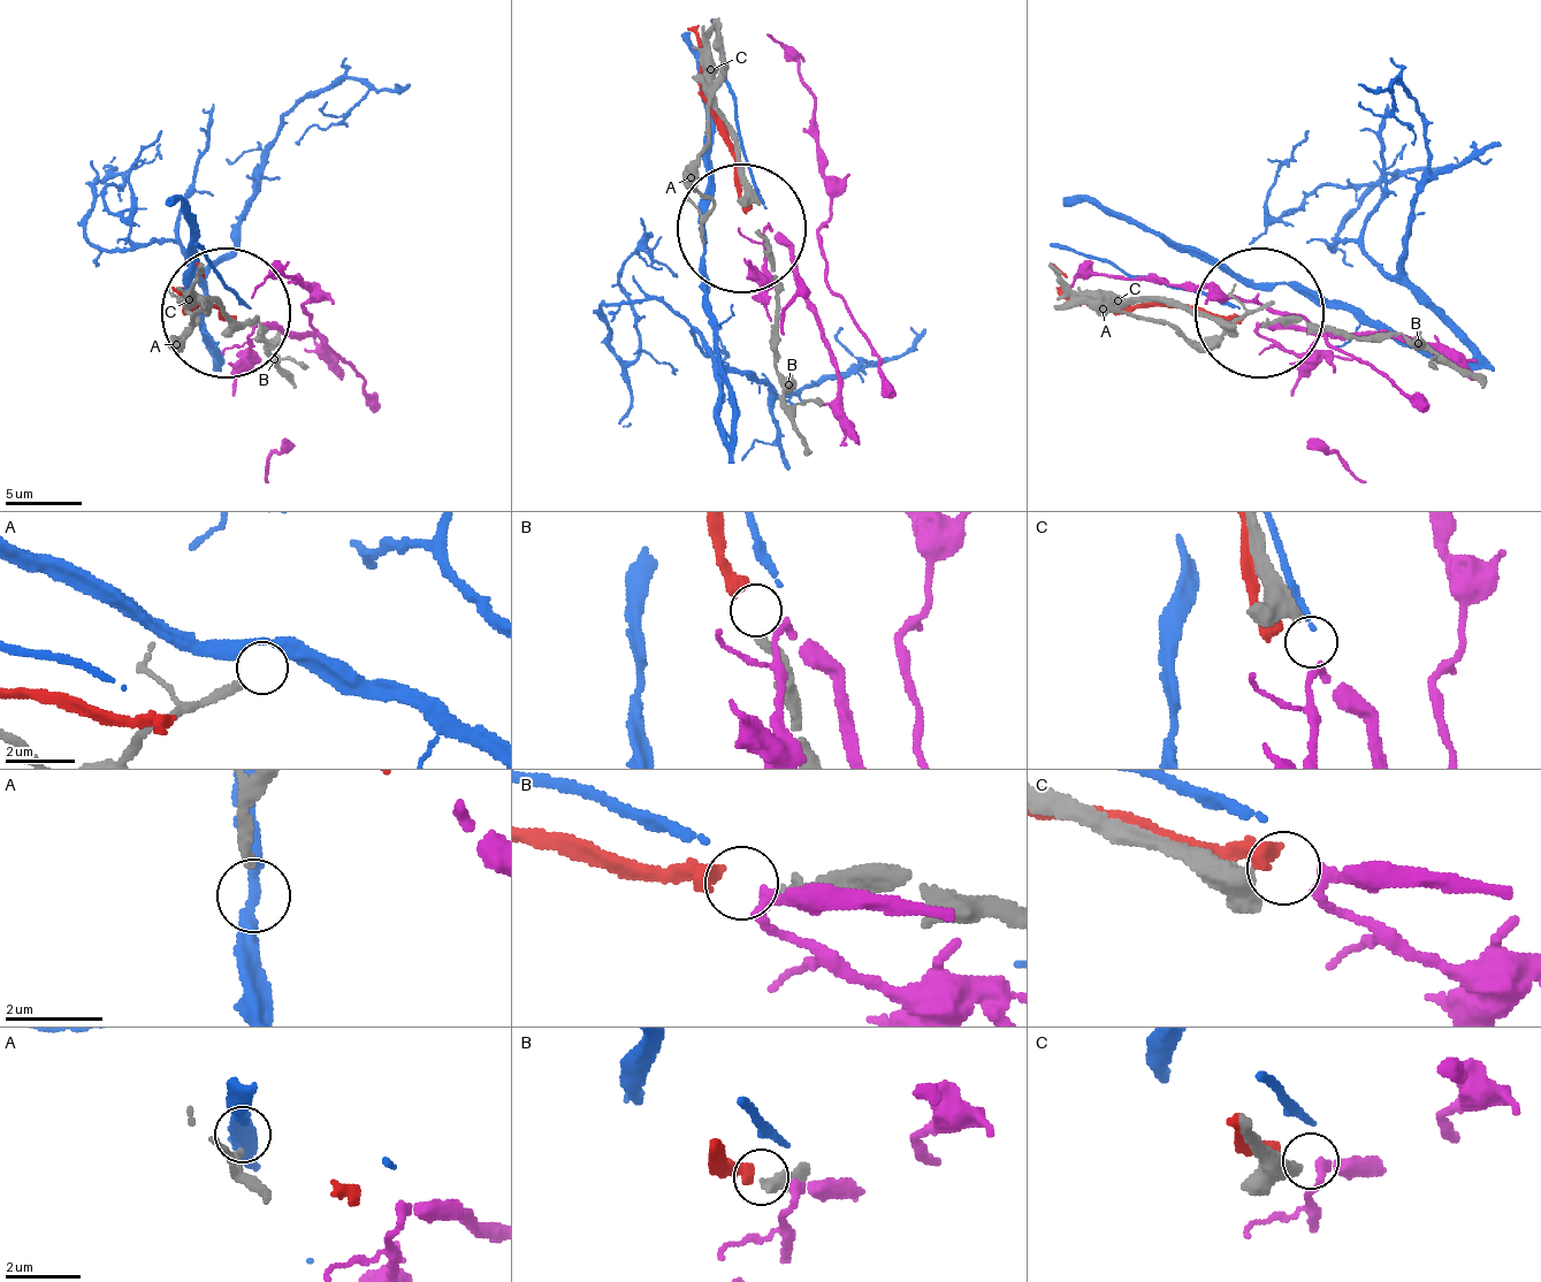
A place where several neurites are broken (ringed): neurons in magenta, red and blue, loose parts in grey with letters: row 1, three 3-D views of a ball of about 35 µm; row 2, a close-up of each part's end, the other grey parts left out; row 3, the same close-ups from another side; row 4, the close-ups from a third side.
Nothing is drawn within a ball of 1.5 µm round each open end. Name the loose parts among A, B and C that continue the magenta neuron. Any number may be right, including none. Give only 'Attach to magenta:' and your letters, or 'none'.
Attach to magenta: C

